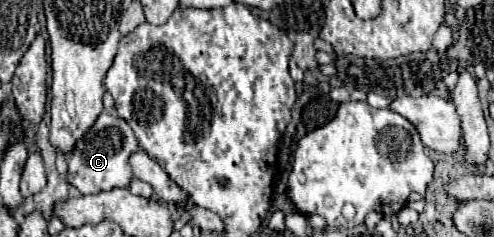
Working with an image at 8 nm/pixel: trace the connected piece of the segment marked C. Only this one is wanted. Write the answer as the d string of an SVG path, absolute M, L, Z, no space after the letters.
M103 112L93 128L85 134L85 138L75 146L69 156L69 174L67 182L73 184L81 194L99 194L103 190L127 188L133 180L133 172L129 166L129 156L139 150L139 142L127 124L127 120L119 116L111 116Z

